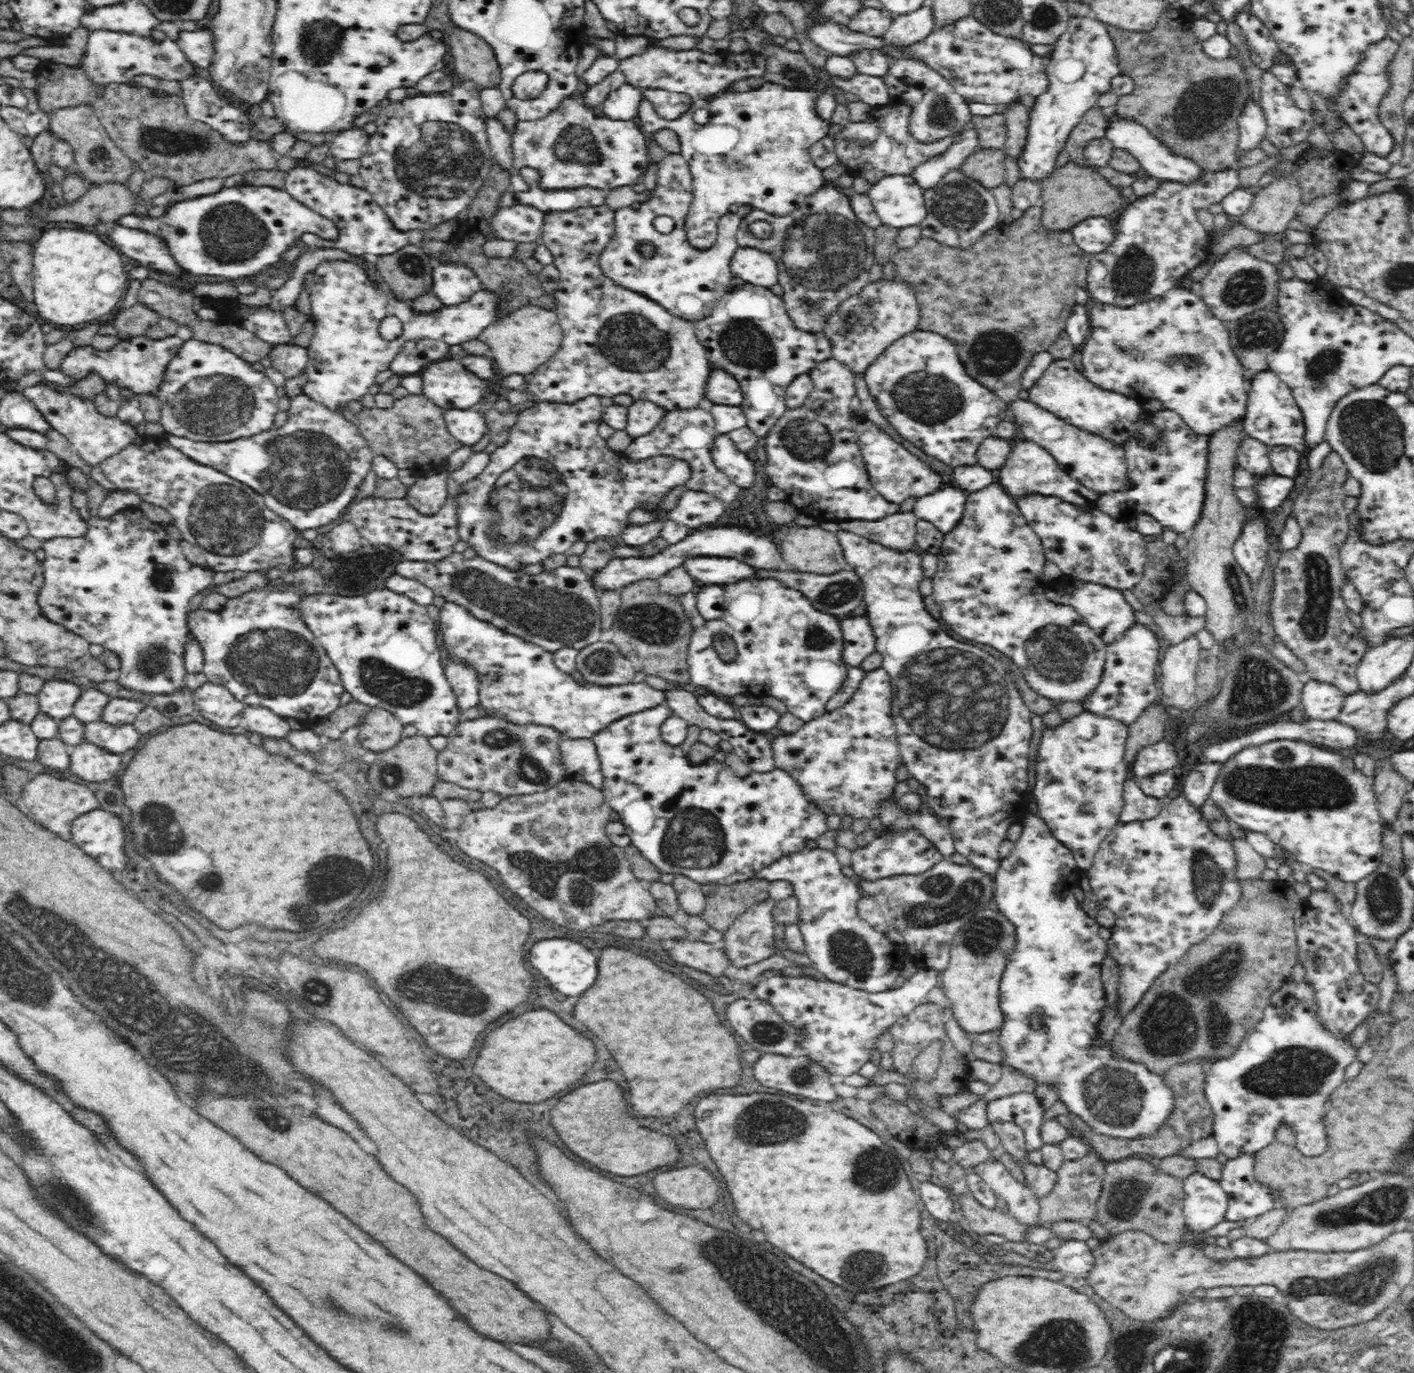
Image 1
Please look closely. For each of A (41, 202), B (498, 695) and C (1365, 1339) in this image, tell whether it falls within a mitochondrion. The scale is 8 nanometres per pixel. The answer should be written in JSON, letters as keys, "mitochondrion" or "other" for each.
{"A":"other","B":"other","C":"other"}

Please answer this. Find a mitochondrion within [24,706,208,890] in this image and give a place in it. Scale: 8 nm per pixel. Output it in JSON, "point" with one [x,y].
{"point":[154,842]}

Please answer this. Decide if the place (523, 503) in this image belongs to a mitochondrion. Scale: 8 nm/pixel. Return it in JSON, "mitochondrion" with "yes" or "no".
{"mitochondrion":"yes"}

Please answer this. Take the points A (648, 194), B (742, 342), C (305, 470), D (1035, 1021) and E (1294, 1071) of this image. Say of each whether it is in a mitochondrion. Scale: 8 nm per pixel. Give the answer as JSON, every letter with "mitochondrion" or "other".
{"A":"other","B":"mitochondrion","C":"mitochondrion","D":"mitochondrion","E":"mitochondrion"}

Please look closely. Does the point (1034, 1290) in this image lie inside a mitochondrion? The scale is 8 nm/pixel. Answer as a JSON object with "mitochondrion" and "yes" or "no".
{"mitochondrion":"no"}

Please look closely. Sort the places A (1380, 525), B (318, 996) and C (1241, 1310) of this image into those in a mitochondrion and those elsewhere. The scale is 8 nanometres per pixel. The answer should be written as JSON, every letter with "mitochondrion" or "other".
{"A":"other","B":"mitochondrion","C":"mitochondrion"}

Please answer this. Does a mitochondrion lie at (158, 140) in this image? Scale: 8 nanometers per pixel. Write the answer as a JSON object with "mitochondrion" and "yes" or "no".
{"mitochondrion":"yes"}

